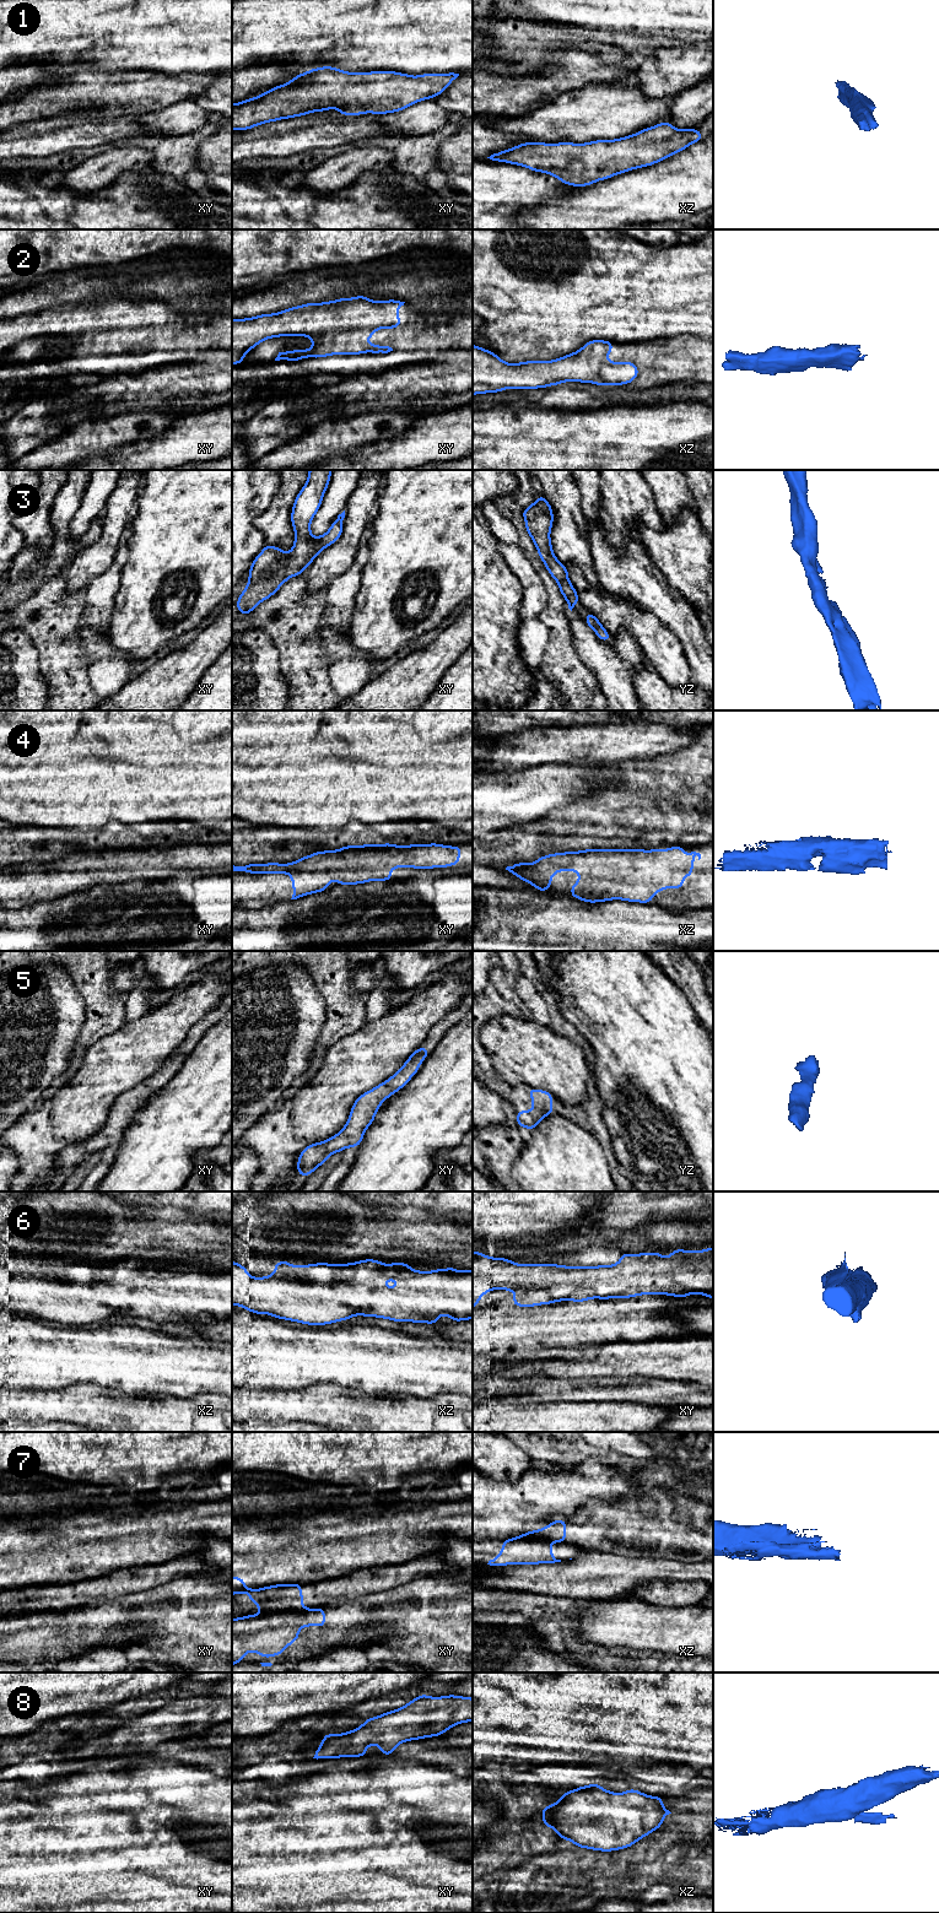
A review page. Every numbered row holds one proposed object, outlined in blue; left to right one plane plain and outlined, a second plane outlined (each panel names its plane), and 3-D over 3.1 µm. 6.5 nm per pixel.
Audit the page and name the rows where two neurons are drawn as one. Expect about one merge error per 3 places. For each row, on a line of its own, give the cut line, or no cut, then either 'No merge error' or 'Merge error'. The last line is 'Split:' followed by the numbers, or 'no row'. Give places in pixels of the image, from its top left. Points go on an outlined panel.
1: No split. No merge error
2: No split. No merge error
3: No split. No merge error
4: No split. No merge error
5: No split. No merge error
6: Split along xz (274, 1273), (279, 1277), (309, 1279). Merge error
7: Split along xy (309, 1609), (302, 1611), (263, 1611), (260, 1614). Merge error
8: No split. No merge error
Split: 6, 7

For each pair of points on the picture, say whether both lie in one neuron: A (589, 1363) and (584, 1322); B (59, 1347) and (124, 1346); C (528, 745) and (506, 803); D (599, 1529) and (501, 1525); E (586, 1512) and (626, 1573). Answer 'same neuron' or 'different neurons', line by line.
A: different neurons
B: same neuron
C: different neurons
D: different neurons
E: different neurons

